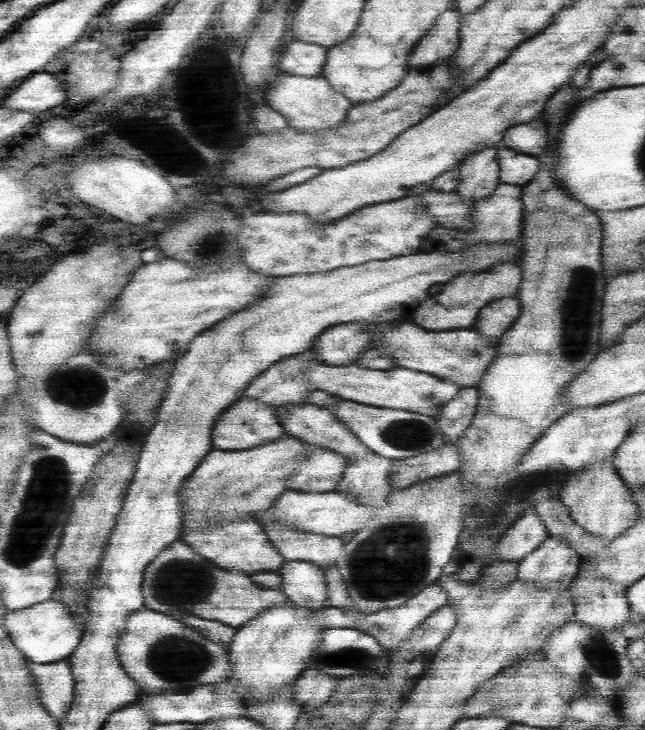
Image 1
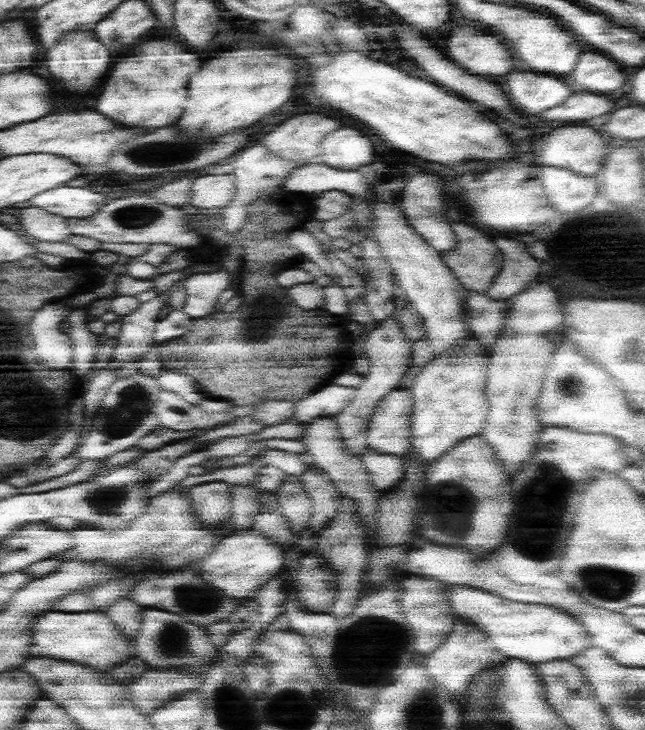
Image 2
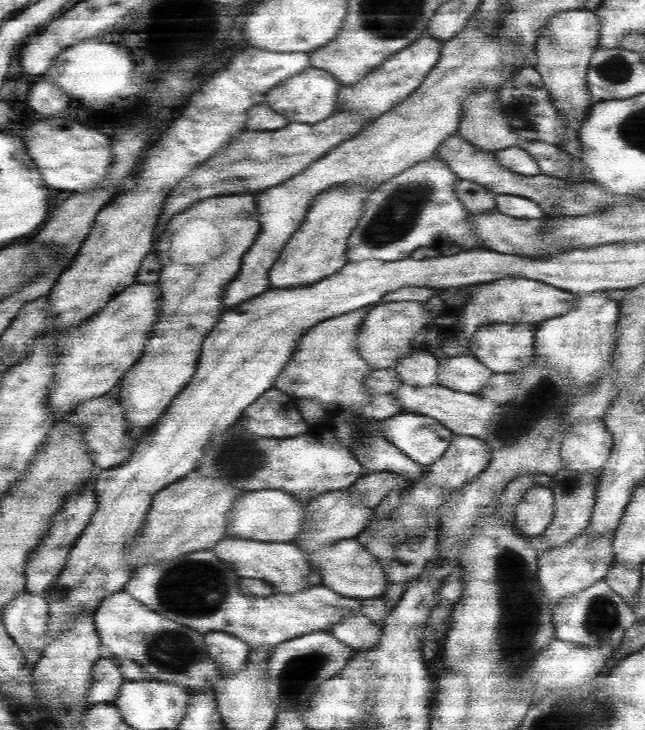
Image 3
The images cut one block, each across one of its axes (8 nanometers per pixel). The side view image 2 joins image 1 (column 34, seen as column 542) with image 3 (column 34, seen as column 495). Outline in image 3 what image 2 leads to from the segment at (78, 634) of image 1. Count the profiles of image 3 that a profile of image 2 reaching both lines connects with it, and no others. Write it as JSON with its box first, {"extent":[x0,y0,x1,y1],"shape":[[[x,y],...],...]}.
{"extent":[2,592,50,650],"shape":[[[22,592],[6,604],[2,620],[20,650],[36,650],[40,638],[48,632],[50,604],[40,594]]]}

